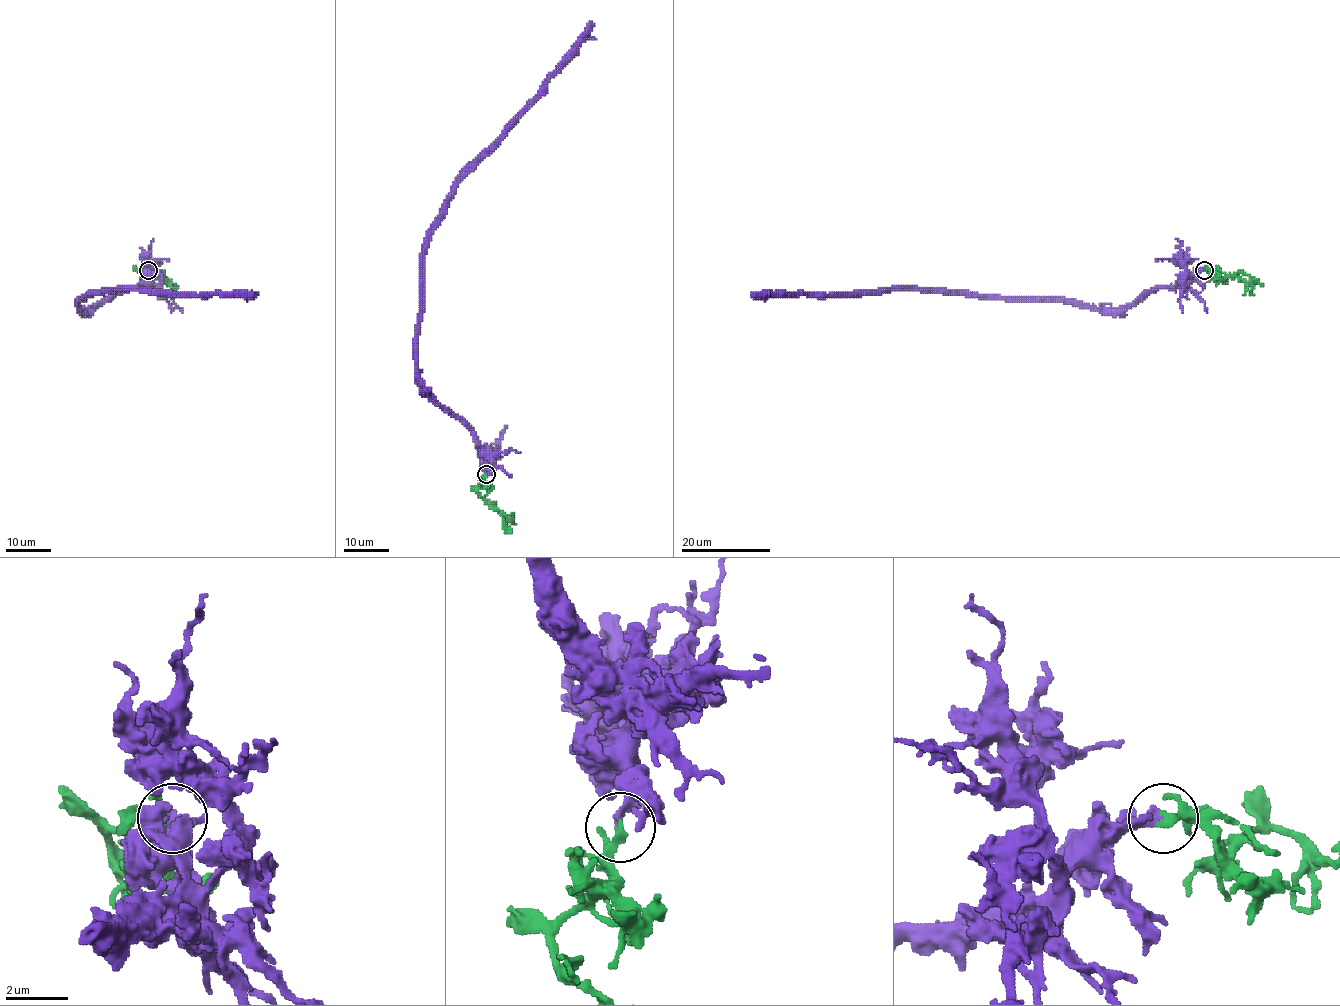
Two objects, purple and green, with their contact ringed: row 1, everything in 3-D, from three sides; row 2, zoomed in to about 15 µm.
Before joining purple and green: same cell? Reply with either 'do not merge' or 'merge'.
merge

